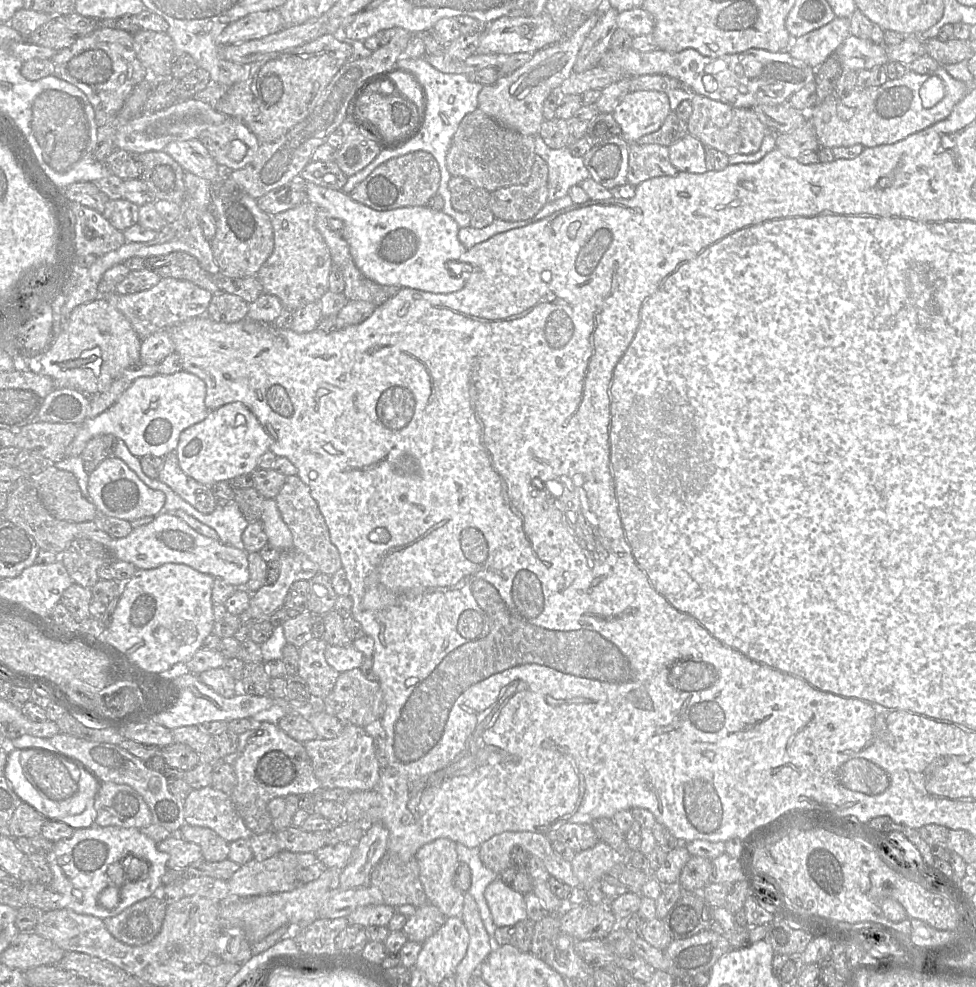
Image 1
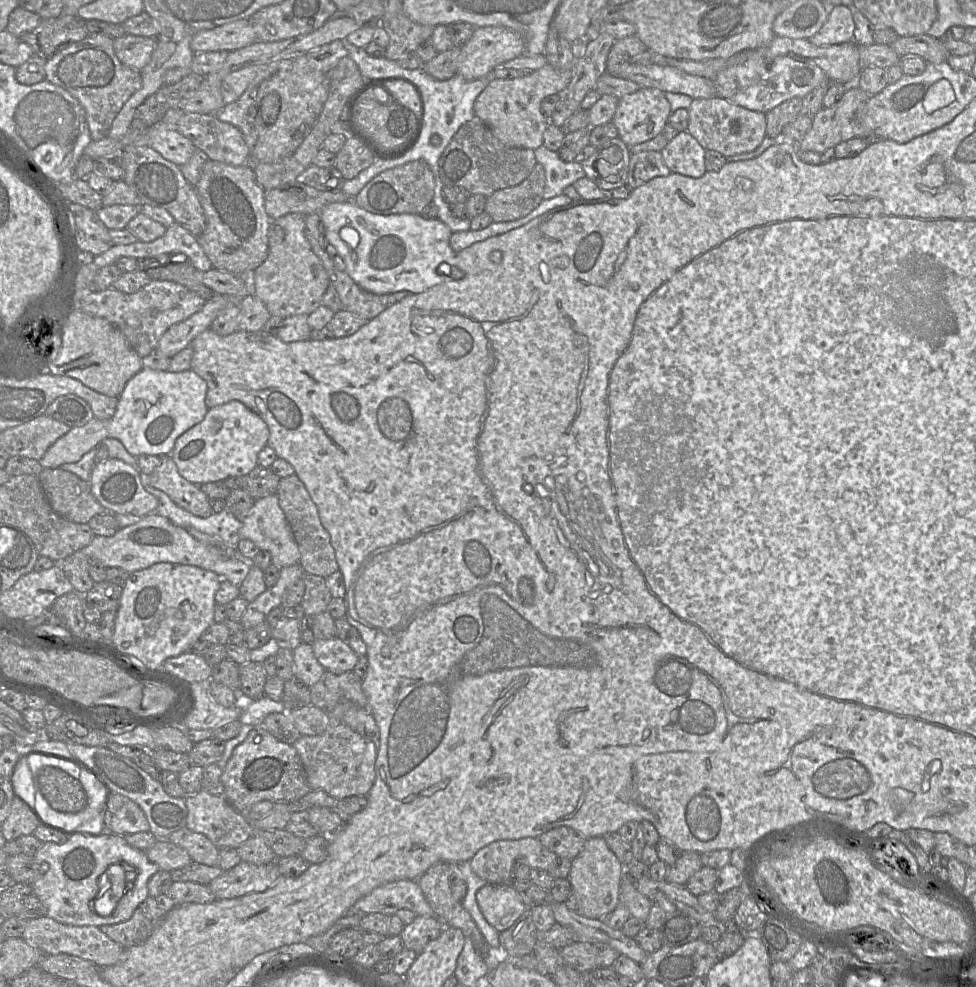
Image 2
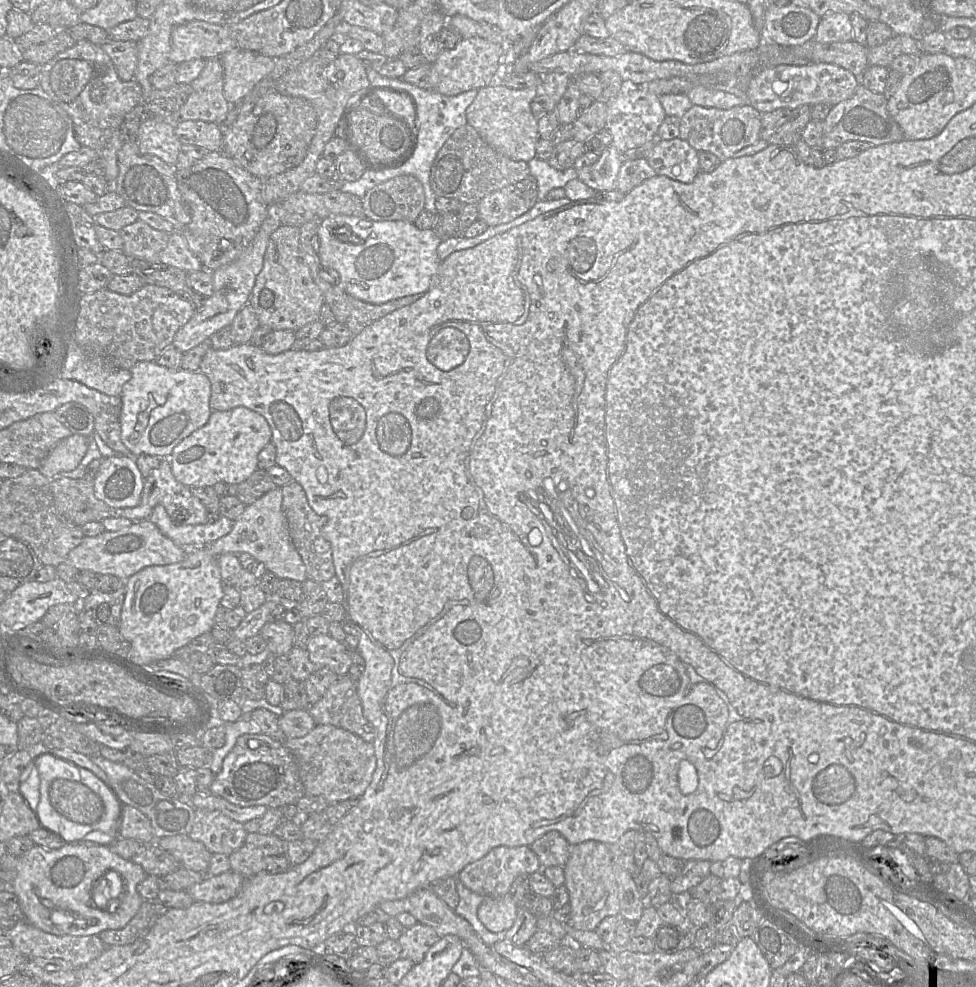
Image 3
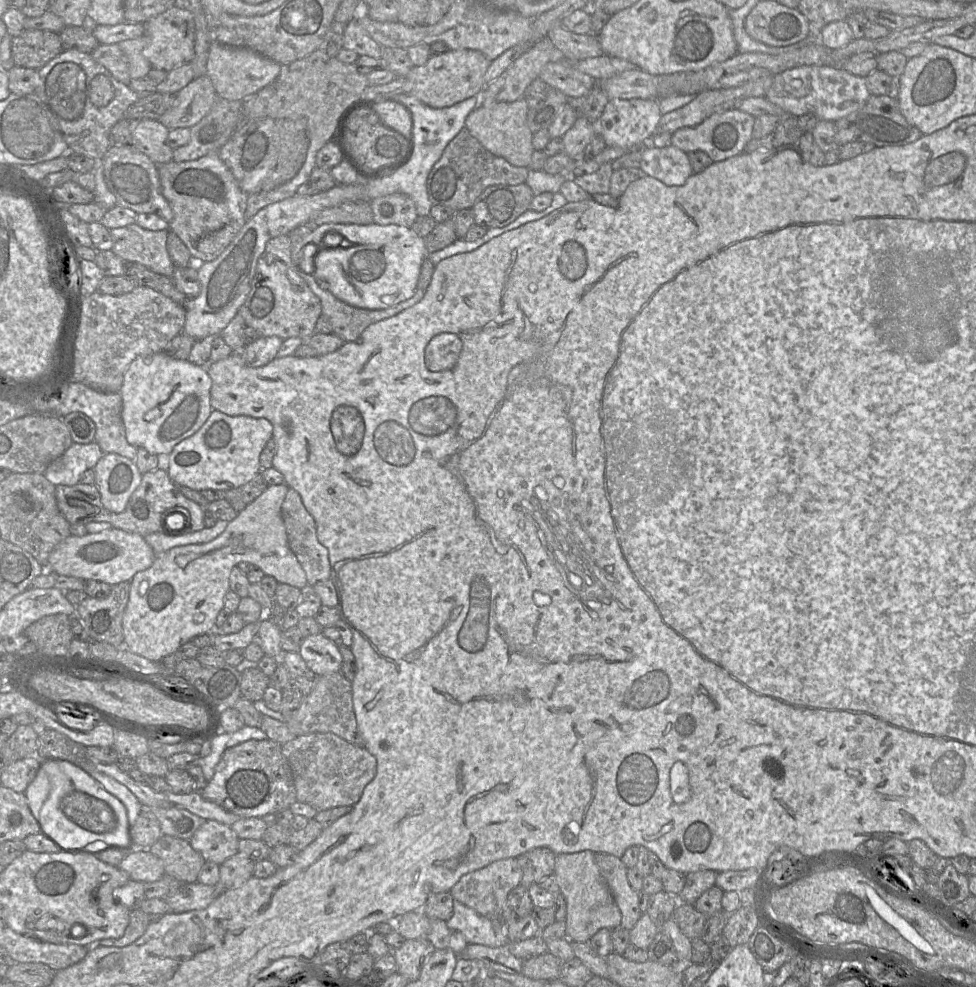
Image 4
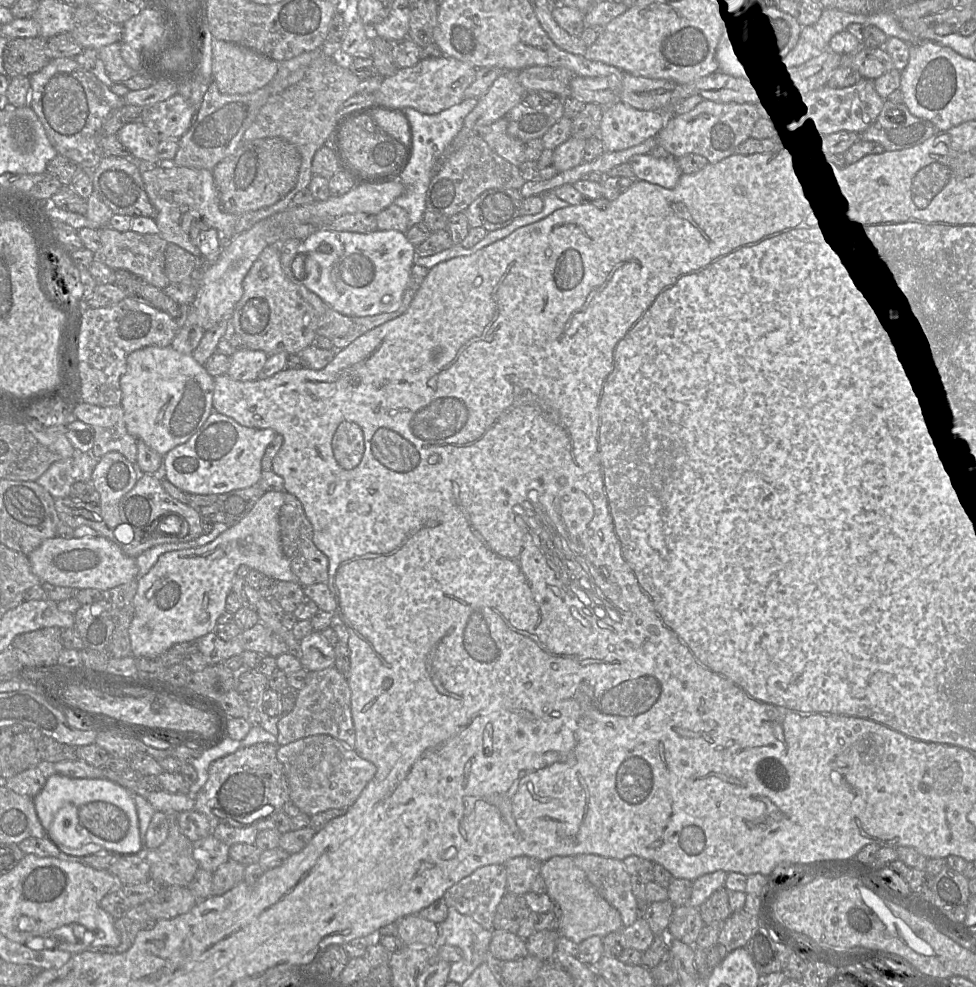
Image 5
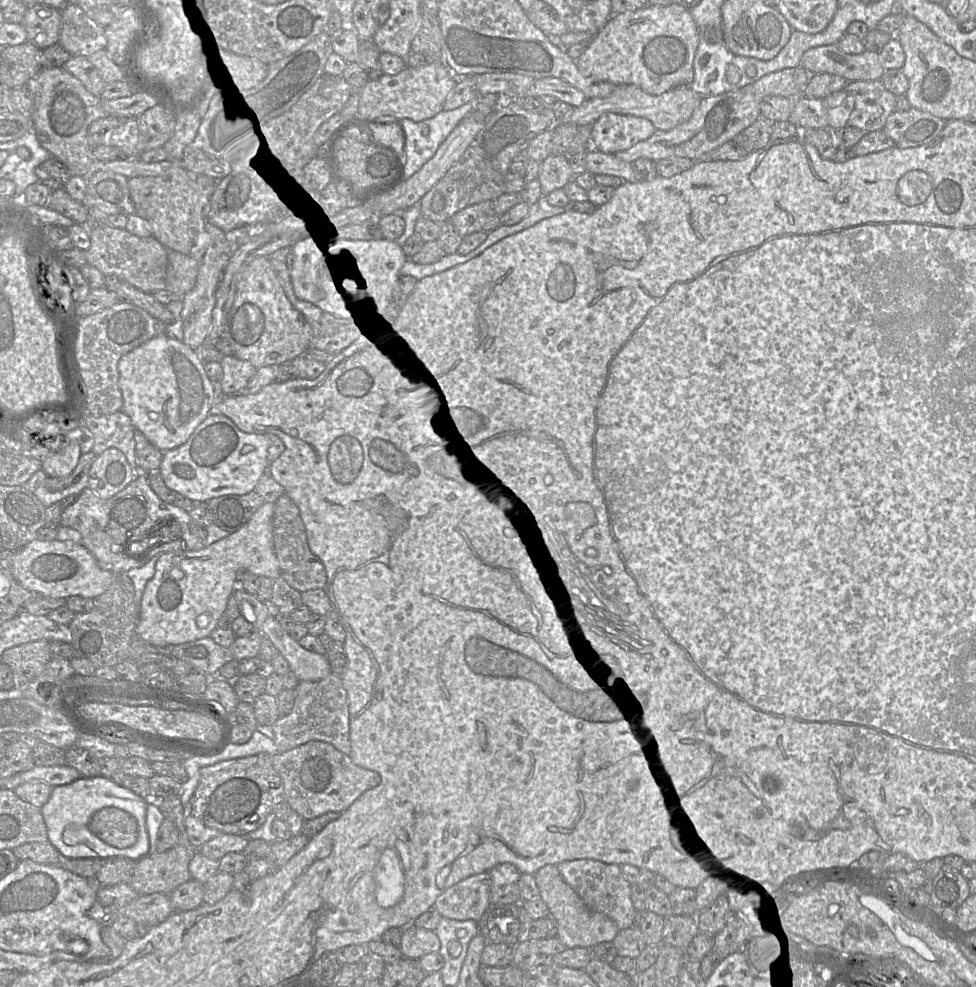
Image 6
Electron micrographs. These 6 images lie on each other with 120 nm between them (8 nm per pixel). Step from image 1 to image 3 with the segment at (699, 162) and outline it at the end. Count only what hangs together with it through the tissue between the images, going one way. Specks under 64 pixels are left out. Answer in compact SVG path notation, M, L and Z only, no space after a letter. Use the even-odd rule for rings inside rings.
M679 137L661 140L646 159L657 175L683 183L692 182L700 171L698 151Z

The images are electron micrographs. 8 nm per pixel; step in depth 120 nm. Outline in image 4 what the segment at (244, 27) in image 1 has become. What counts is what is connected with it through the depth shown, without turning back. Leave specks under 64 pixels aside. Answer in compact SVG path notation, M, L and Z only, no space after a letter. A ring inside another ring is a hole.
M172 7L164 13L149 19L144 23L144 35L148 38L148 45L143 50L143 55L150 62L153 69L166 72L190 63L195 56L195 15L179 7Z

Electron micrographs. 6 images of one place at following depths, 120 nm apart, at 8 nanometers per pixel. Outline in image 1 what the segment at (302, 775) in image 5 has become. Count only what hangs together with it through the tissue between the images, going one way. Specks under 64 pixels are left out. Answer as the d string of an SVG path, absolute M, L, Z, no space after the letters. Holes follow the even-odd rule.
M345 724L335 738L317 738L303 743L311 759L314 774L322 788L345 788L354 791L376 789L380 781L381 767L374 751L374 741L364 727Z

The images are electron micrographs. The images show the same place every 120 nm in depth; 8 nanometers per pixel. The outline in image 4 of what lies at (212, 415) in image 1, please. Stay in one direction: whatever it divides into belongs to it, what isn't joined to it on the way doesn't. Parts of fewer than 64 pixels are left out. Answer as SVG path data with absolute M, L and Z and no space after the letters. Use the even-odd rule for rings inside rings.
M213 409L197 432L174 446L169 454L168 475L177 486L196 491L240 487L261 472L260 454L272 436L273 425L265 418L230 416Z

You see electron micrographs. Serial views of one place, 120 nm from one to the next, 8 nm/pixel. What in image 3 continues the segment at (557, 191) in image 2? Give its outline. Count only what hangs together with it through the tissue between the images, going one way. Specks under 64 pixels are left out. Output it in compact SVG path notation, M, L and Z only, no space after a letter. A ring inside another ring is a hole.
M532 158L527 162L530 175L537 181L537 201L545 200L548 192L555 188L564 188L567 182L577 178L578 172L574 167L557 170L547 161Z

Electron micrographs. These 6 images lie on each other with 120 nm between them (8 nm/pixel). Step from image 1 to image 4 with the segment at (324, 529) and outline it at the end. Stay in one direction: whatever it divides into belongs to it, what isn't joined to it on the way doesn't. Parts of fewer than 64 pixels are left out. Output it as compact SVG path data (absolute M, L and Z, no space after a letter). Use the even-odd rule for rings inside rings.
M289 488L282 503L282 518L286 528L288 545L306 573L307 583L315 585L318 581L330 578L331 566L327 548L322 545L316 533L316 522L305 508L299 493Z

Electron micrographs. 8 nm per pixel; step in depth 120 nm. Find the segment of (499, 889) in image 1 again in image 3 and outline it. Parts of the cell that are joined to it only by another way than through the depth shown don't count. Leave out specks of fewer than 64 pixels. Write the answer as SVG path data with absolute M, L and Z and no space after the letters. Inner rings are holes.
M508 893L503 897L486 897L478 908L478 918L491 932L506 933L512 928L519 906Z

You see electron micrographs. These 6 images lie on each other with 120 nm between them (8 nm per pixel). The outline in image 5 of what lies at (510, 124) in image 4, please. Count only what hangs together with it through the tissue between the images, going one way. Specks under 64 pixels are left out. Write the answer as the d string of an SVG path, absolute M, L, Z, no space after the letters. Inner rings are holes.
M501 117L490 125L477 129L476 135L498 156L518 167L524 162L525 143L507 134L507 120Z

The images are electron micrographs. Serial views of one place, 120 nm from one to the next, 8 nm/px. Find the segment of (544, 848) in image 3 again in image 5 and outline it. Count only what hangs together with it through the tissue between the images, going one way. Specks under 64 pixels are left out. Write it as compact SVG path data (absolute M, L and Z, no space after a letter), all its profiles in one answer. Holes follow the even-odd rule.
M519 856L508 860L505 864L507 892L525 895L540 875L541 861L529 856Z

